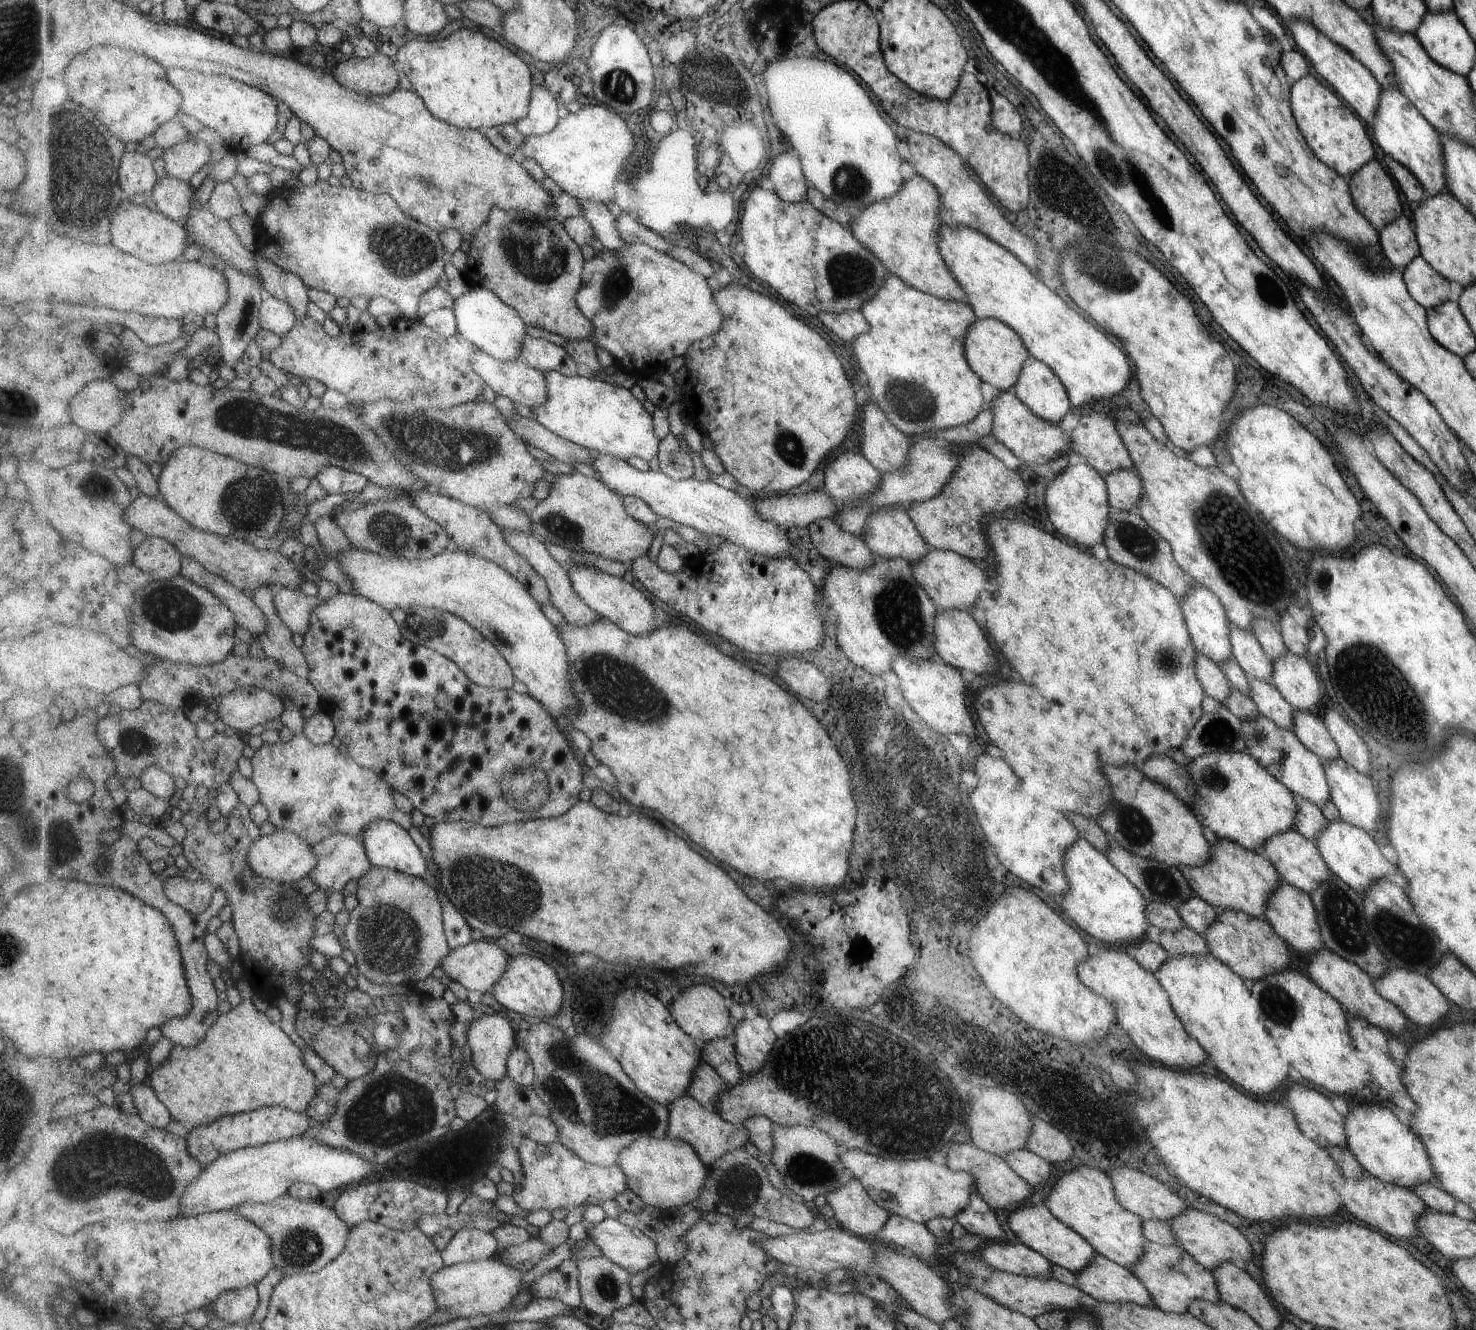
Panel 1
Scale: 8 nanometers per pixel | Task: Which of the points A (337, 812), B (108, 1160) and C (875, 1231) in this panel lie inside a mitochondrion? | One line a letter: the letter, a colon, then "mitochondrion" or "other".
A: mitochondrion
B: mitochondrion
C: other

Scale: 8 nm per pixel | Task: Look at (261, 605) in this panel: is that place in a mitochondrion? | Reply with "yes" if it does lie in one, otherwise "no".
no

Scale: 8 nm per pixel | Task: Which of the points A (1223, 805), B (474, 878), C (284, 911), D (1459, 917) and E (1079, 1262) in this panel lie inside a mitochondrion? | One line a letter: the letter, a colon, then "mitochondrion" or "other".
A: other
B: mitochondrion
C: mitochondrion
D: other
E: other

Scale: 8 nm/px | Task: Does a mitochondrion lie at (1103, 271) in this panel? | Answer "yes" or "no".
yes

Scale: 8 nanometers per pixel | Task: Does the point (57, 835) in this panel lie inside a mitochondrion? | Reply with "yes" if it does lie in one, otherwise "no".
yes

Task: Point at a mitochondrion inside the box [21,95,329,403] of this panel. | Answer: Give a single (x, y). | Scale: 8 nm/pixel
(83, 163)

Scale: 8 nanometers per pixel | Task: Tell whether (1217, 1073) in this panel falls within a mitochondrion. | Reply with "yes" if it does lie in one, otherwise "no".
no

